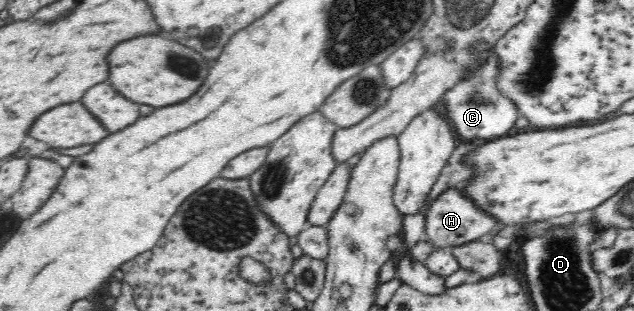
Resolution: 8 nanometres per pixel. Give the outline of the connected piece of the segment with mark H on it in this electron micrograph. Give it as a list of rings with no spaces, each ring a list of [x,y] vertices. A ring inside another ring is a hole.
[[[464,185],[453,186],[441,192],[429,205],[424,219],[428,240],[439,249],[450,249],[468,242],[479,241],[479,238],[489,234],[499,224],[495,218],[481,212],[481,208],[473,204],[473,199],[464,194]]]

